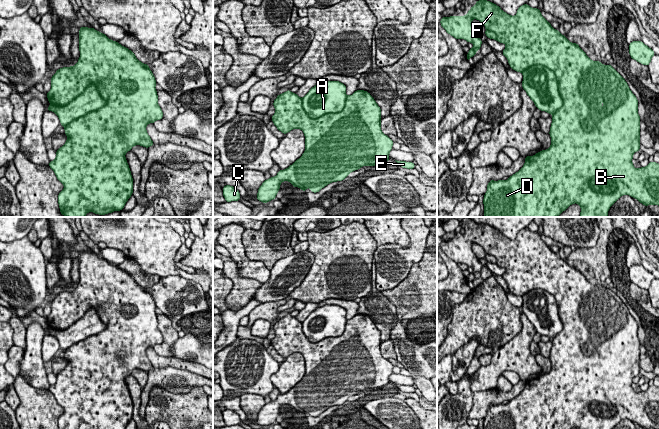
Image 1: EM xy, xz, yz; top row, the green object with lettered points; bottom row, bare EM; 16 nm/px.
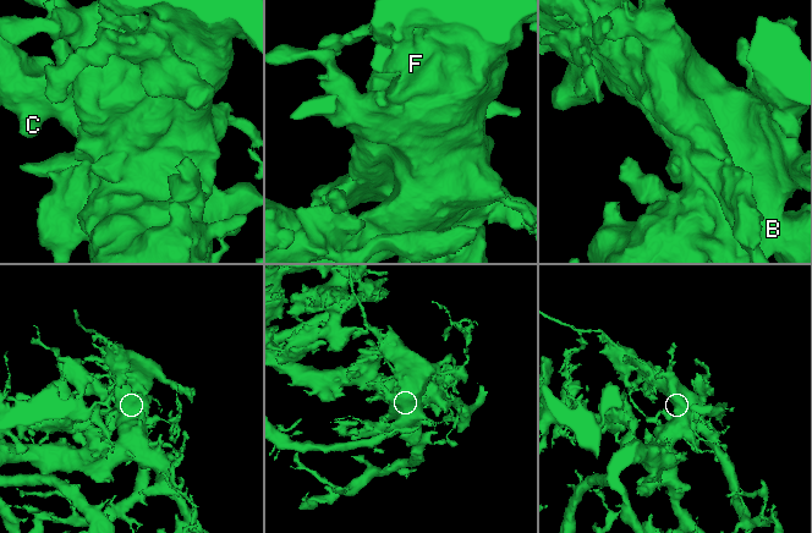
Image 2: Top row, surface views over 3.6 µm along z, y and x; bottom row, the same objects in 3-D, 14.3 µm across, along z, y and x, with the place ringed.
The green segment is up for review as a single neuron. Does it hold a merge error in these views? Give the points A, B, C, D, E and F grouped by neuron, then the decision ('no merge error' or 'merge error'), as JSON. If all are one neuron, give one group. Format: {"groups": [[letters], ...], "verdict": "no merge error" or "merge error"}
{"groups": [["A"], ["B", "C", "D", "E", "F"]], "verdict": "merge error"}

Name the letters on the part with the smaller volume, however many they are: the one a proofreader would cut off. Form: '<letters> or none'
A

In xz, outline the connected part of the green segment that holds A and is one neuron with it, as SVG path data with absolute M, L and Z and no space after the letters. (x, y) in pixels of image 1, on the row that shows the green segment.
M324 81L316 84L302 99L306 114L317 119L328 113L341 112L346 102L346 85L339 81Z

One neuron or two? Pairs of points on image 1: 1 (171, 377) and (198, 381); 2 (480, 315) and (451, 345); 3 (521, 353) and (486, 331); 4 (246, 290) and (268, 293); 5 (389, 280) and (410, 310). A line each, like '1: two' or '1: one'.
1: one
2: one
3: two
4: two
5: two

